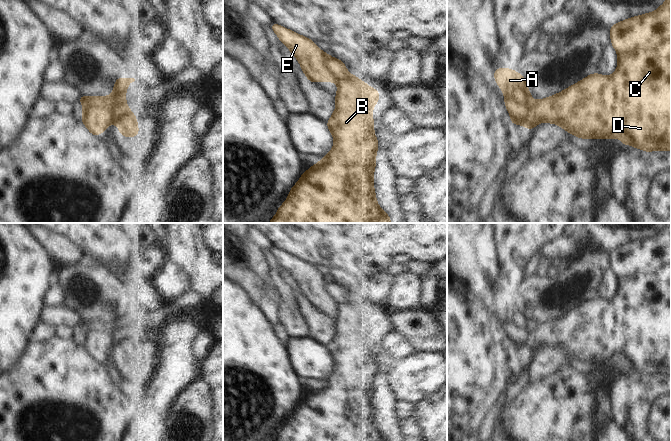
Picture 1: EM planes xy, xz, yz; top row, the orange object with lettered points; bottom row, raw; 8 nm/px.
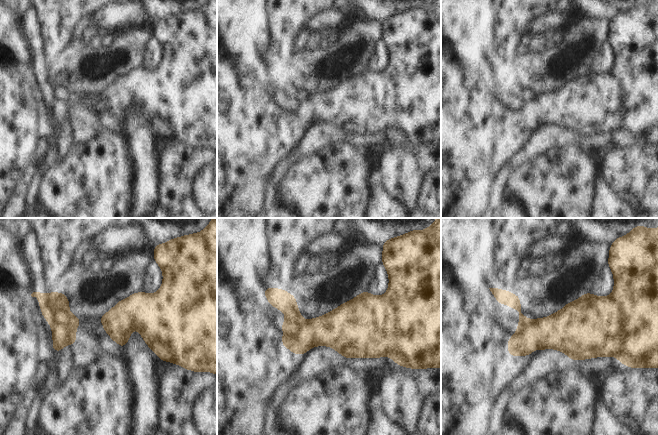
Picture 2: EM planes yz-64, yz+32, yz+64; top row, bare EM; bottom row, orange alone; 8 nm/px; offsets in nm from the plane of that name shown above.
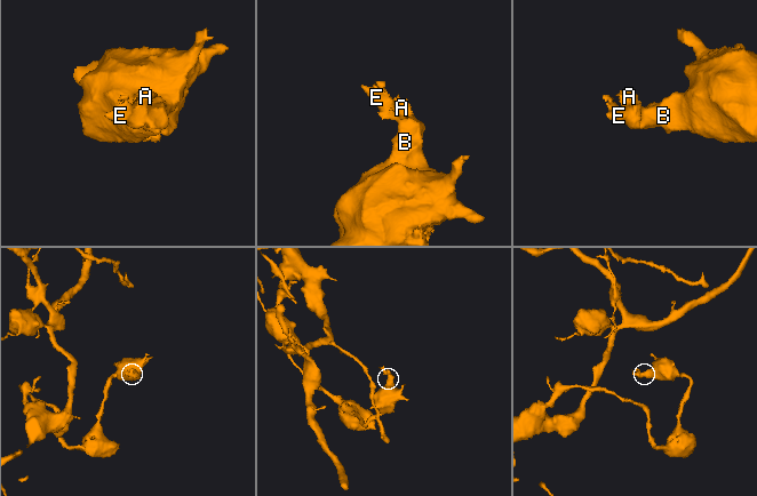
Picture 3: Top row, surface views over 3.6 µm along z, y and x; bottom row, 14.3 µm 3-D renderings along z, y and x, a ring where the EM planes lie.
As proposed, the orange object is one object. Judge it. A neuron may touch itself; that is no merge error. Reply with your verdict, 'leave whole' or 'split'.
split

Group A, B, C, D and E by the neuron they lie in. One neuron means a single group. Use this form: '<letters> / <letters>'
A E / B C D

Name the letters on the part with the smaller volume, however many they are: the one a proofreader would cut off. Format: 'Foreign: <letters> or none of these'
Foreign: A, E

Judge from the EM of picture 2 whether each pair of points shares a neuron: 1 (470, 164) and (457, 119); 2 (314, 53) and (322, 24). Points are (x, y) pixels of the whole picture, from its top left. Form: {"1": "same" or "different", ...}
{"1": "same", "2": "different"}

